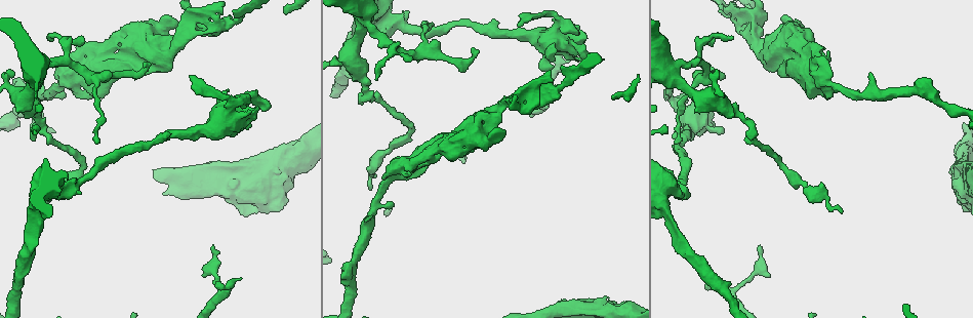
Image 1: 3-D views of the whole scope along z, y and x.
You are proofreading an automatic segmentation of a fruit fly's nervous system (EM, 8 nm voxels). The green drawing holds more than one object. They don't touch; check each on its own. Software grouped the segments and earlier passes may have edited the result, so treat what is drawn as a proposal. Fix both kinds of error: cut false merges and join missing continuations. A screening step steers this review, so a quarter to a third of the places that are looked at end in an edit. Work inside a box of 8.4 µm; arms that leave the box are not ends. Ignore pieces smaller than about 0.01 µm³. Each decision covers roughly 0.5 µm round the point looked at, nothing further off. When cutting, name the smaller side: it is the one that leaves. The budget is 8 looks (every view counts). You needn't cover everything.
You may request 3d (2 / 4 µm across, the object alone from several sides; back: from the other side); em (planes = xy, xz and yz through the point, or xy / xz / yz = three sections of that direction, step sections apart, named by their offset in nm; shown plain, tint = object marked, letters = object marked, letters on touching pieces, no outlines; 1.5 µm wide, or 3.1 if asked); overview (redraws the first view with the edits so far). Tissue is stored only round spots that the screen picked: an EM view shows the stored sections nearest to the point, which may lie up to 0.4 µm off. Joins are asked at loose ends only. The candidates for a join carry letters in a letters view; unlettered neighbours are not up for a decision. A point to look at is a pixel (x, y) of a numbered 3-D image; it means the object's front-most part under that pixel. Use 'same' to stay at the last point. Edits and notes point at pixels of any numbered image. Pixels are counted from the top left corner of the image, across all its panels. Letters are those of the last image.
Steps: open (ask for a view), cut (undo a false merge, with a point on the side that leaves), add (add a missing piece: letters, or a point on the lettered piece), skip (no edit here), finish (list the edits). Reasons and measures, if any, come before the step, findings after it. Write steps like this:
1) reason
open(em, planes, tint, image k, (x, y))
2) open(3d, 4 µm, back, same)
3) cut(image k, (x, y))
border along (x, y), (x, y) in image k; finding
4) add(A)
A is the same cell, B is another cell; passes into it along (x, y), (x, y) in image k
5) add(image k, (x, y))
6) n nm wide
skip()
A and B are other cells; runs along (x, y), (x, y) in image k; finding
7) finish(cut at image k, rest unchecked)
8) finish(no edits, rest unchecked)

an open end
open(3d, 4 µm, back, image 1, (707, 287))

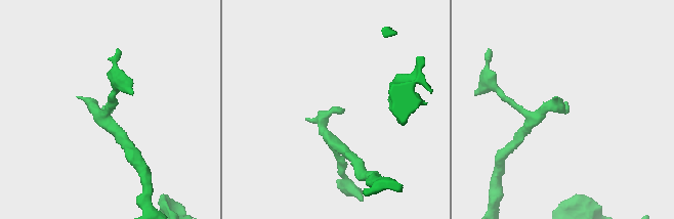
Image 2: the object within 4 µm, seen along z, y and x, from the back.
open(em, xy, step 8, tint, image 2, (343, 112))

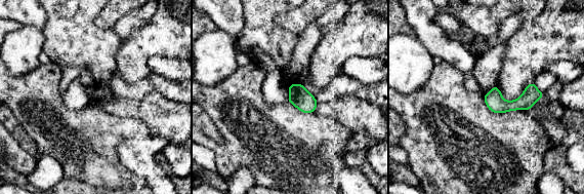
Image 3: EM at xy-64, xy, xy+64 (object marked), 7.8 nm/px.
another direction
open(em, xz, step 8, letters, same)

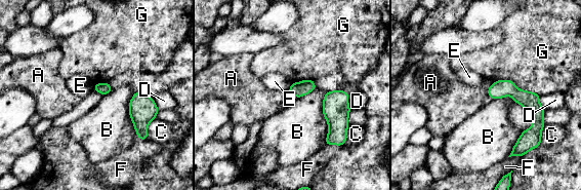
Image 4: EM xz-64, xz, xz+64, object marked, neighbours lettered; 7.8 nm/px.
skip()
A, B, C, D, E, F and G are other cells; border along (495, 81), (489, 87), (488, 94) in image 4; none of them fits

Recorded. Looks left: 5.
thin neck
open(em, xz, step 4, letters, image 1, (237, 18))

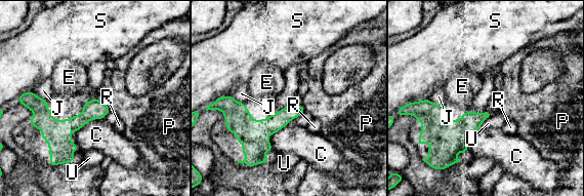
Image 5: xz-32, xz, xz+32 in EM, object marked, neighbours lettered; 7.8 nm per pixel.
skip()
C, E, J, P, R, S and U are other cells; runs along (34, 98), (53, 124), (106, 110) in image 5; continuous, no second neuron

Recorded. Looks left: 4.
free end
open(3d, 4 µm, image 1, (868, 75))

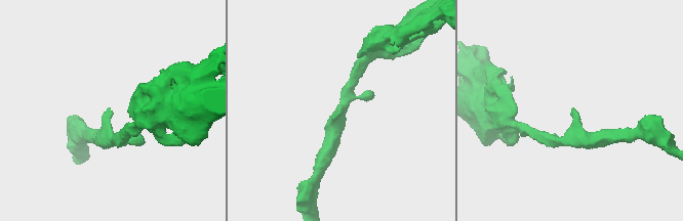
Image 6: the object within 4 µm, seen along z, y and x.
open(em, yz, step 4, letters, image 6, (109, 110))

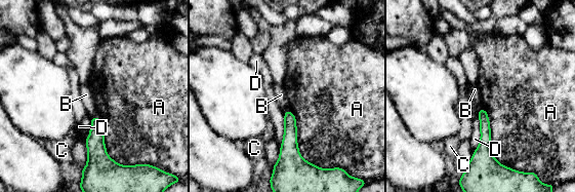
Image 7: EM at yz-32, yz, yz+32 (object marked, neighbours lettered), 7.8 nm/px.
skip()
A, B, C and D are other cells; border along (478, 113), (480, 144), (475, 150) in image 7; no lettered piece goes on from it

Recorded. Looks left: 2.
finish(no edits, rest unchecked)

